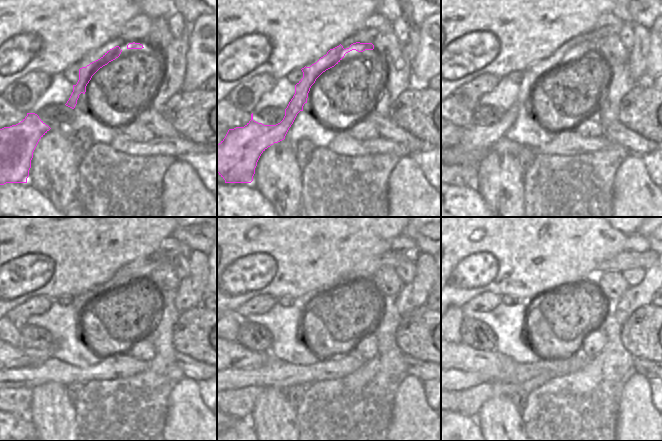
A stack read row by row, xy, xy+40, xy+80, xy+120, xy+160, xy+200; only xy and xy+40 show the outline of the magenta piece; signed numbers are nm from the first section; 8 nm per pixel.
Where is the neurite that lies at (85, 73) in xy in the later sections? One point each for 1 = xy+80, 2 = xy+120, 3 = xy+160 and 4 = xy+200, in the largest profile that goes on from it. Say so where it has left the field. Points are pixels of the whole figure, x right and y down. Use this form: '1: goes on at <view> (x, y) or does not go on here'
1: goes on at xy+80 (477, 140)
2: goes on at xy+120 (142, 269)
3: goes on at xy+160 (368, 267)
4: goes on at xy+200 (625, 260)

